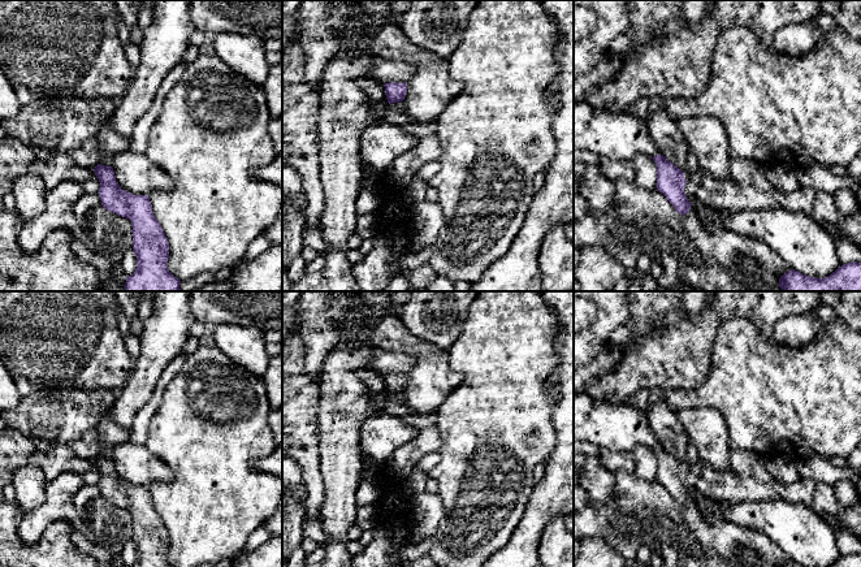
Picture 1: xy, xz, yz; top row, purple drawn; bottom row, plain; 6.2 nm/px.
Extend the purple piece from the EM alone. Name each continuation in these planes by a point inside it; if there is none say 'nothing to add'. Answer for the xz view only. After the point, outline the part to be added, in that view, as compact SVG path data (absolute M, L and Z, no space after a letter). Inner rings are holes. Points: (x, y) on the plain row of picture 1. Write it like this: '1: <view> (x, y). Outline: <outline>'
1: xz (398, 398). Outline: M403 393L391 394L391 395L389 395L389 399L391 402L401 403L401 404L406 403L406 398L404 398Z

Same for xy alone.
1: xy (111, 435). Outline: M109 414L101 416L99 425L99 455L112 458L113 449L129 441L130 429L117 424Z

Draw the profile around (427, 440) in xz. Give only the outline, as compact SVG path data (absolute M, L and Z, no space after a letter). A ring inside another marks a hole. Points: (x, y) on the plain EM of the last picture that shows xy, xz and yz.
M436 425L420 428L416 436L399 446L388 462L389 479L406 482L420 459L441 447L441 437Z

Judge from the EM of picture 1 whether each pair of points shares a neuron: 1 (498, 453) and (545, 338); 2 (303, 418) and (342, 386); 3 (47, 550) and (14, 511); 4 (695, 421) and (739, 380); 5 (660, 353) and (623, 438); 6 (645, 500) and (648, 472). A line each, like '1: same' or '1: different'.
1: same
2: different
3: same
4: different
5: different
6: different

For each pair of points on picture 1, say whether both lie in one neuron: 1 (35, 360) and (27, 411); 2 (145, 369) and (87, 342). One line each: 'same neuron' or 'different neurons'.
1: different neurons
2: different neurons

